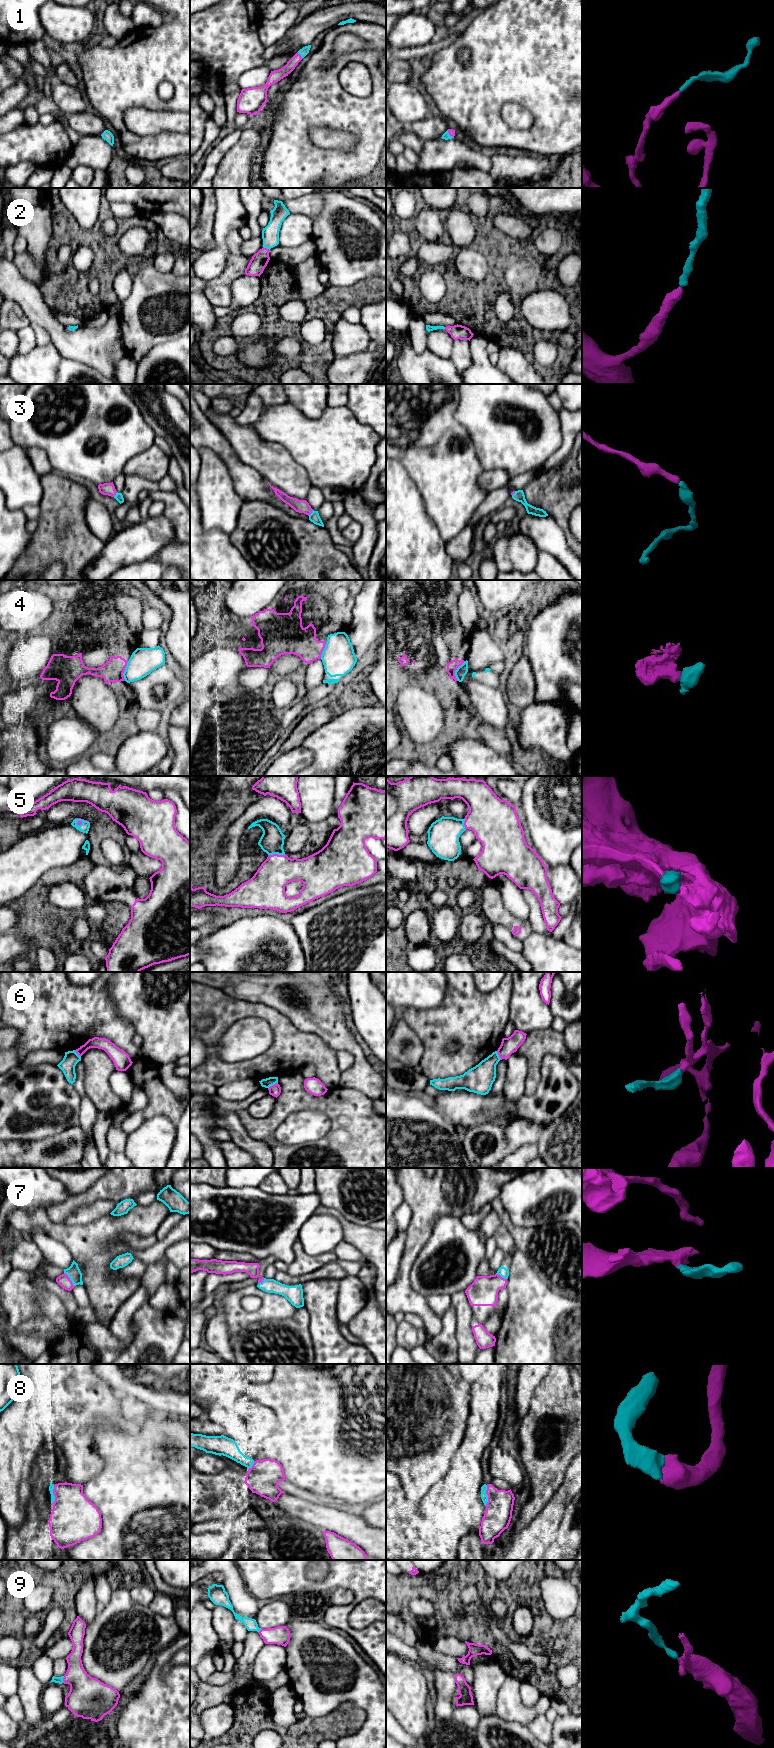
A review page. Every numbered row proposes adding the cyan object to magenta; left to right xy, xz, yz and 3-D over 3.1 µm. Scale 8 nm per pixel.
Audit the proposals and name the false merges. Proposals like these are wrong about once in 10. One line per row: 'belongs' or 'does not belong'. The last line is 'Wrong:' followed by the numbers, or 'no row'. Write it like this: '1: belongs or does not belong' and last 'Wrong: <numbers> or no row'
1: belongs
2: belongs
3: belongs
4: does not belong
5: belongs
6: does not belong
7: belongs
8: belongs
9: belongs
Wrong: 4, 6

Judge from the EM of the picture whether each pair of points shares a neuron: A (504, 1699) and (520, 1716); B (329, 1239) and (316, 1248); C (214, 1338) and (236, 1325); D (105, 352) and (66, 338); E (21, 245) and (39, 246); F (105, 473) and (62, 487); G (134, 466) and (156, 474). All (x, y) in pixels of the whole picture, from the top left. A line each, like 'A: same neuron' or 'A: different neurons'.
A: same neuron
B: same neuron
C: different neurons
D: same neuron
E: different neurons
F: different neurons
G: same neuron

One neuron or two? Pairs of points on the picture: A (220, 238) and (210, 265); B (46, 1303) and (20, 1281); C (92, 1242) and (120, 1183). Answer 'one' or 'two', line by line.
A: one
B: one
C: two

